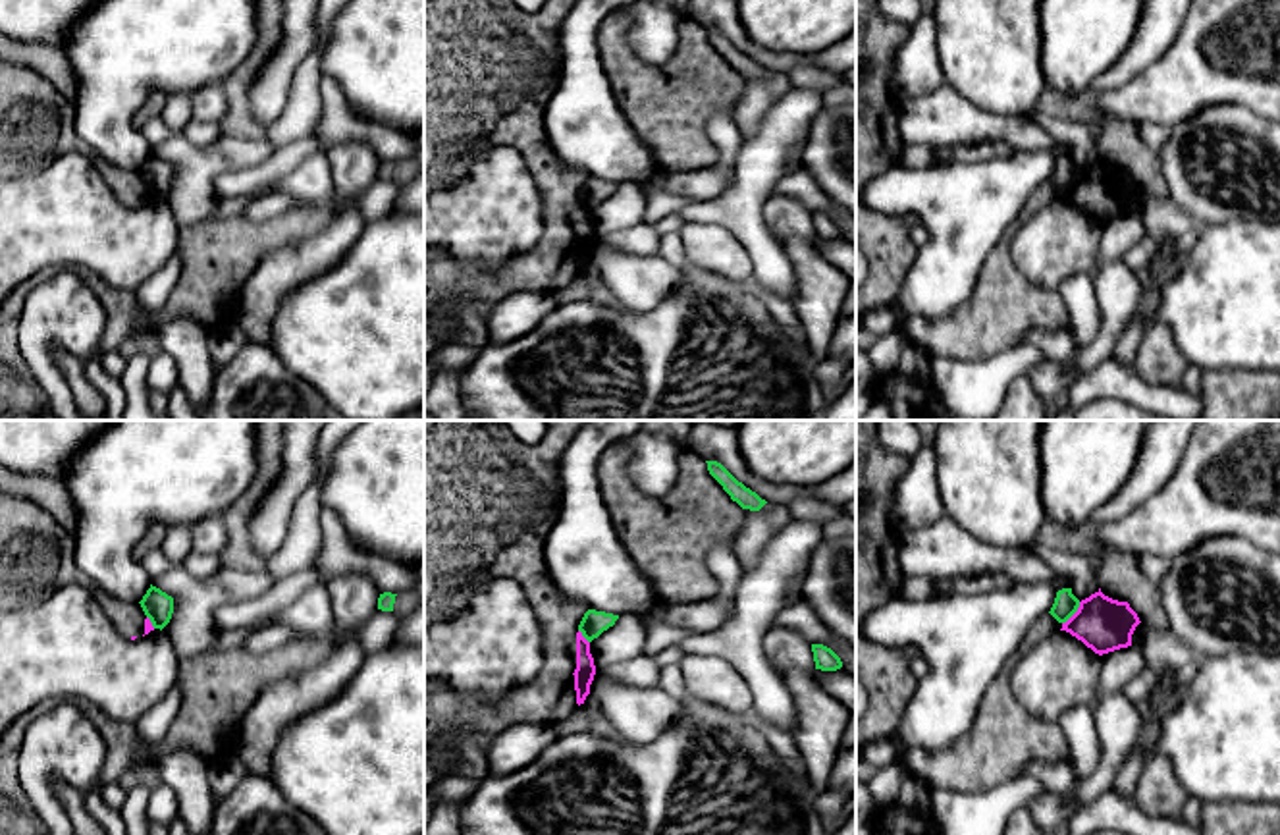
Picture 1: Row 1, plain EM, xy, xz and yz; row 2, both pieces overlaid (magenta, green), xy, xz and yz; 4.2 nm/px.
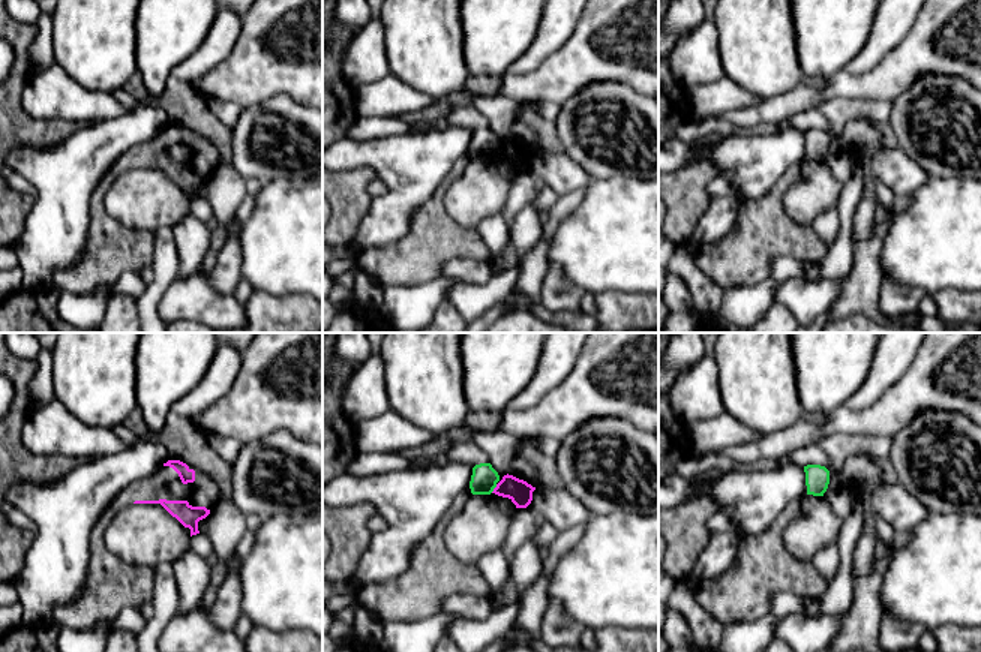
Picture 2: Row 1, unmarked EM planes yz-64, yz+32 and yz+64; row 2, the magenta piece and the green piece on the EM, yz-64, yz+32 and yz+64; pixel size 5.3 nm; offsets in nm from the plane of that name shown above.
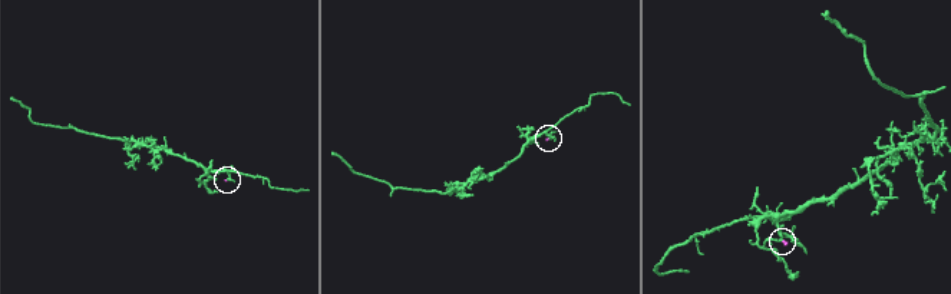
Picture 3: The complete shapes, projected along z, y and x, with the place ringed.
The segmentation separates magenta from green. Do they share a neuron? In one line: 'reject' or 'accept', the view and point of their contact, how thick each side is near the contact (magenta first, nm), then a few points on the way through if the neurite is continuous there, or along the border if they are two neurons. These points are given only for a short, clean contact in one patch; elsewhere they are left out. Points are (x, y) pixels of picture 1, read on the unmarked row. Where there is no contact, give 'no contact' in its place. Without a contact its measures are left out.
reject | yz (1074, 182) | 220/100 nm | along yz (1080, 170), (1063, 191)

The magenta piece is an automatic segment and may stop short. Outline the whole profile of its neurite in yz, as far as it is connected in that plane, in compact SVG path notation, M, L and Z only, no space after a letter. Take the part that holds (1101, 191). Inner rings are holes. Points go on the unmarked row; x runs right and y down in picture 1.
M1099 156L1080 170L1078 179L1066 191L1058 191L1051 181L1035 189L1026 201L1018 224L1035 216L1054 199L1070 201L1095 222L1103 224L1132 214L1132 202L1139 191L1137 181L1128 170L1112 168Z

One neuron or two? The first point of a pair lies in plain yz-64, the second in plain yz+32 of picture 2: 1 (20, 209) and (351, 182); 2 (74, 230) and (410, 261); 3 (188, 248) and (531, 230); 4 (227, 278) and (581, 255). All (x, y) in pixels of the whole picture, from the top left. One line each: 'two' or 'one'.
1: one
2: two
3: one
4: two

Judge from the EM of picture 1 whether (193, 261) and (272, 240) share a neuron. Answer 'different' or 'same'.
same

